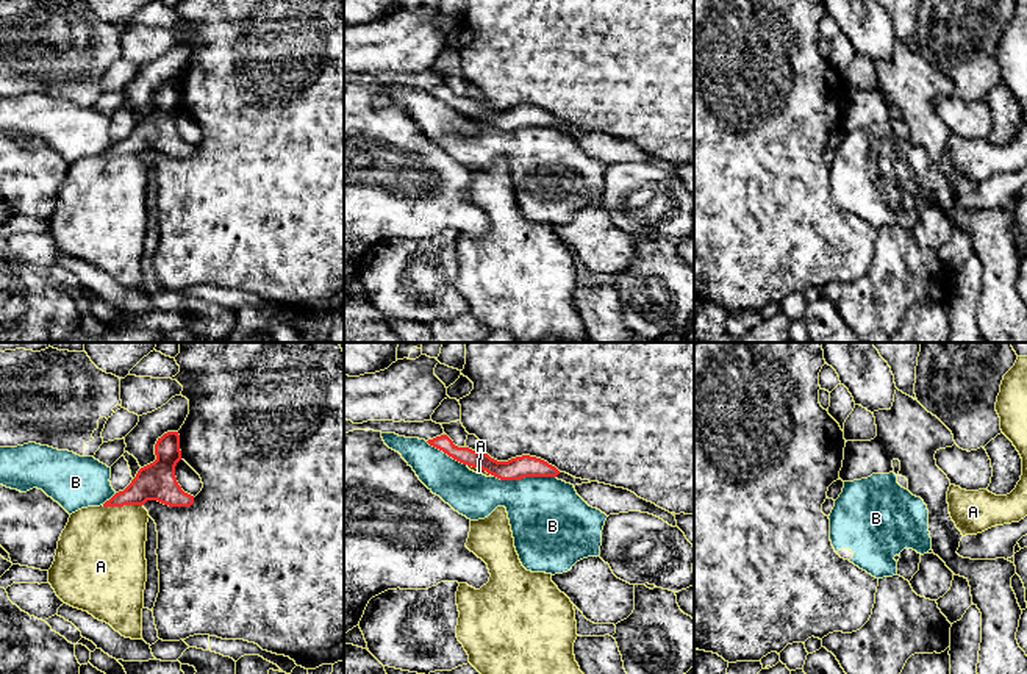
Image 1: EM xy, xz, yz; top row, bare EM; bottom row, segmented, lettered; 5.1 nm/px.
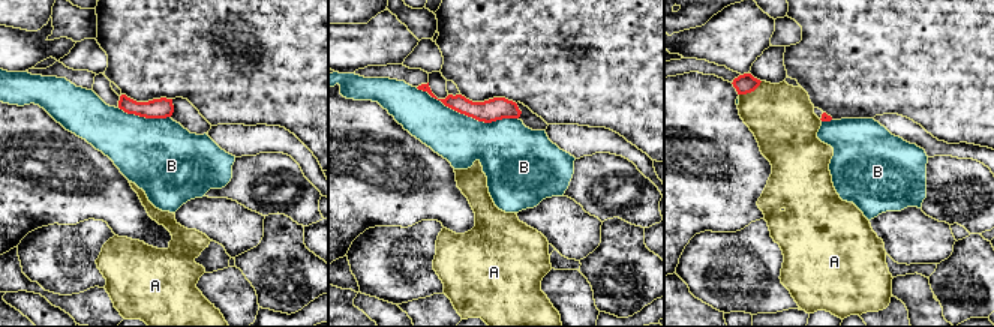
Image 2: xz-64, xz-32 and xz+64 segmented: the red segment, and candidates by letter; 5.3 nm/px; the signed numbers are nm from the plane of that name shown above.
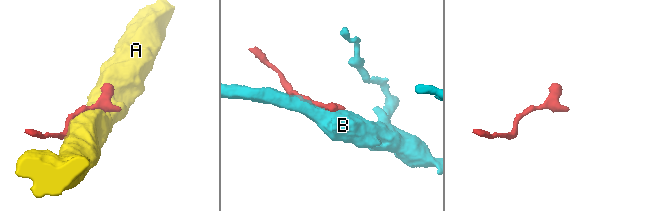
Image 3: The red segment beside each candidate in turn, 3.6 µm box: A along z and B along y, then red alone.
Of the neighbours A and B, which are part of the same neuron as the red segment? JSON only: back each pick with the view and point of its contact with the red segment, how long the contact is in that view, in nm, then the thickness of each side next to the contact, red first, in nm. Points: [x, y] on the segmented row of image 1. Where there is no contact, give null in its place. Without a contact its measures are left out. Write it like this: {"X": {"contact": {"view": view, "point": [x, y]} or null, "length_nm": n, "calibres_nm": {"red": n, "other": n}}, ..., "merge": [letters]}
{"merge": []}

